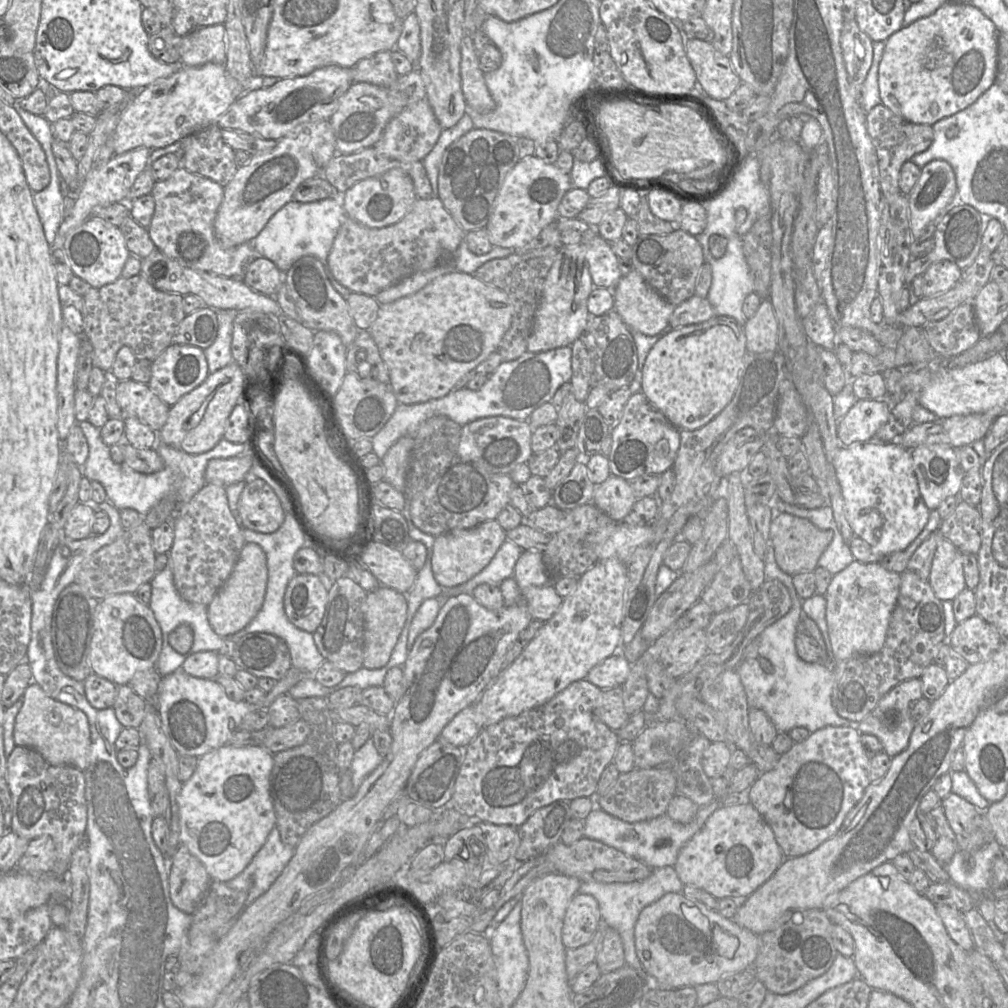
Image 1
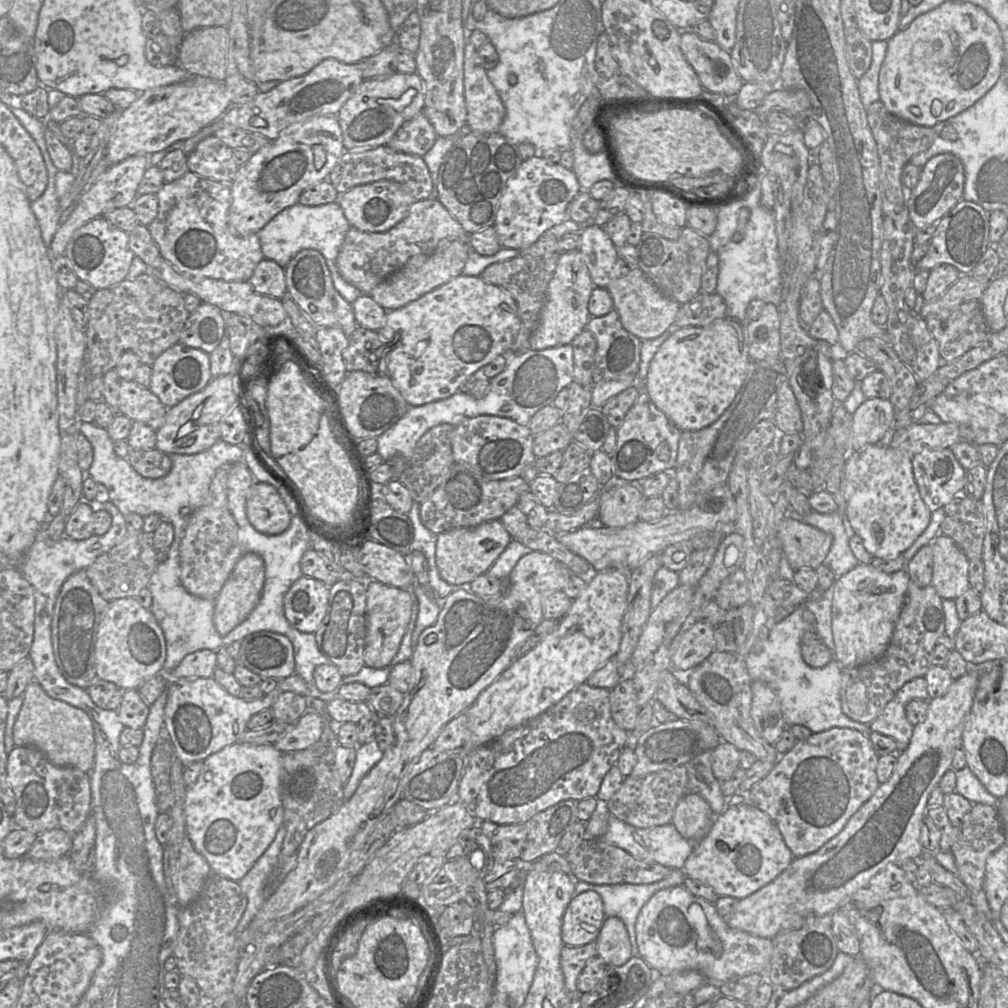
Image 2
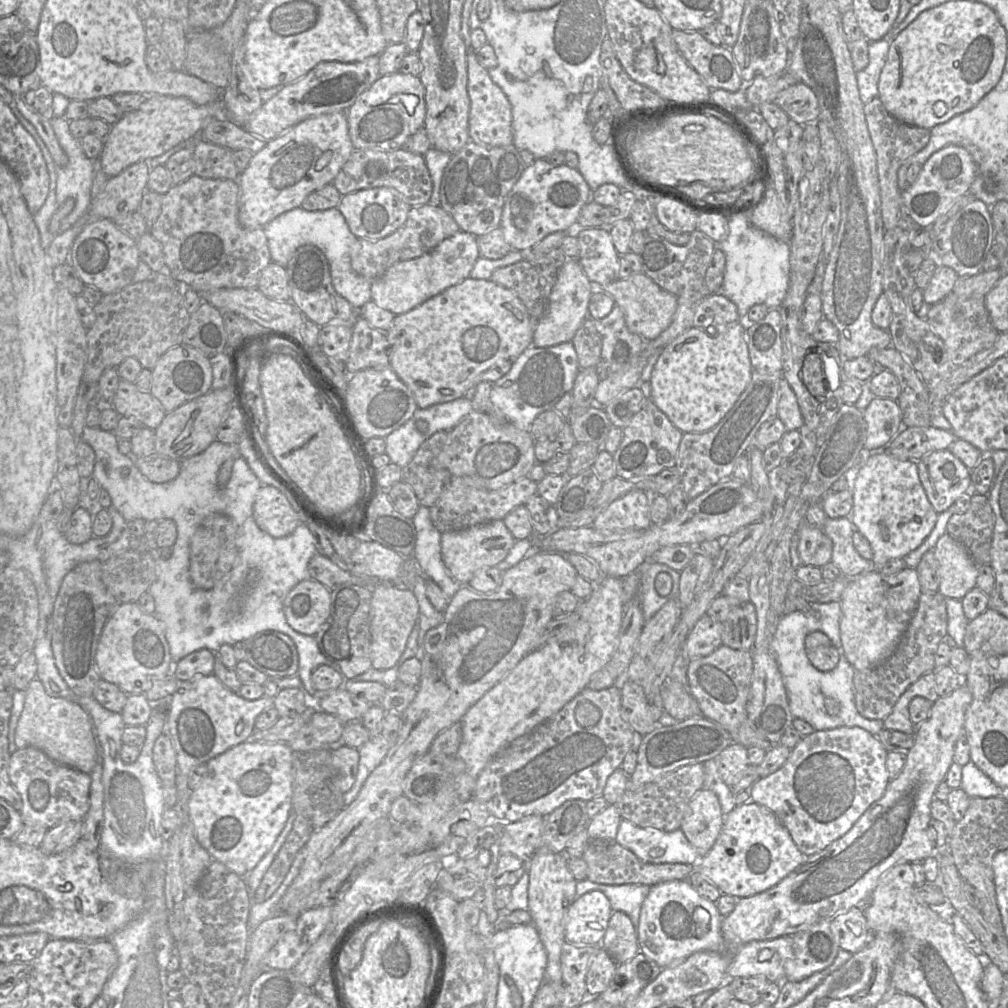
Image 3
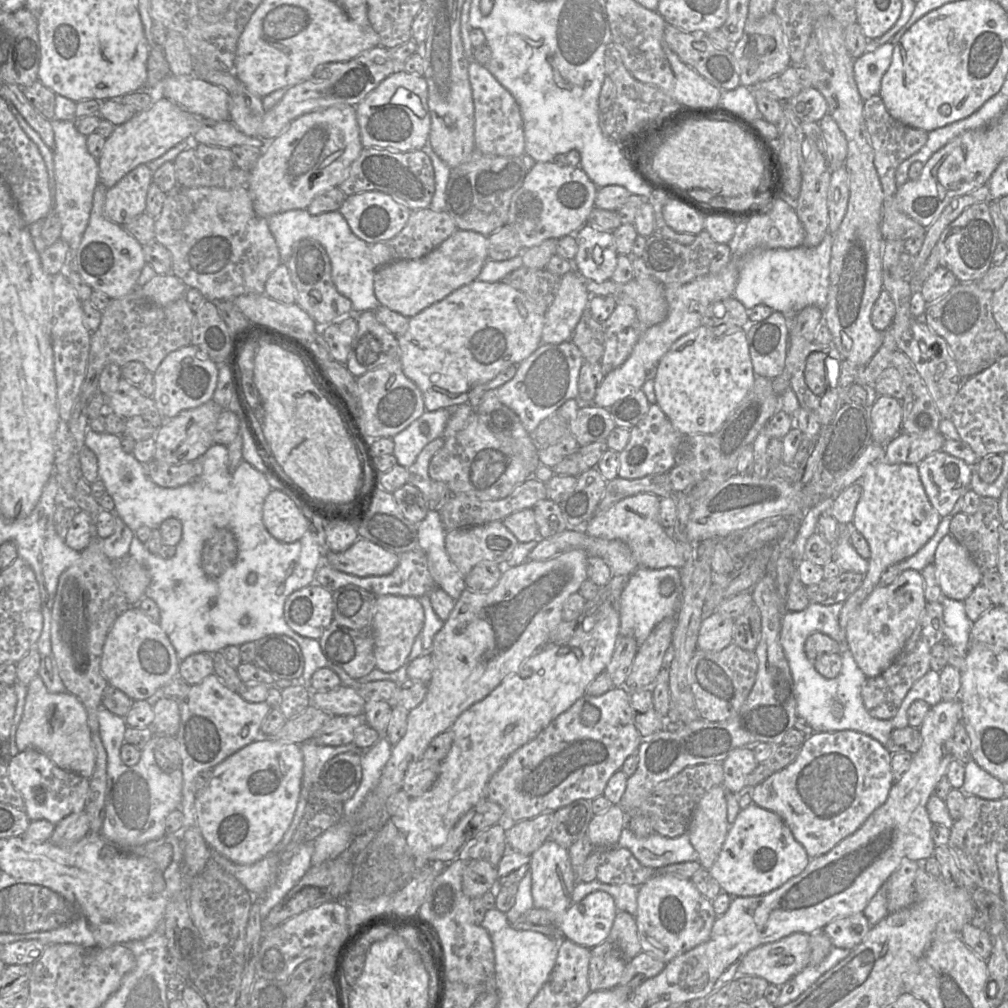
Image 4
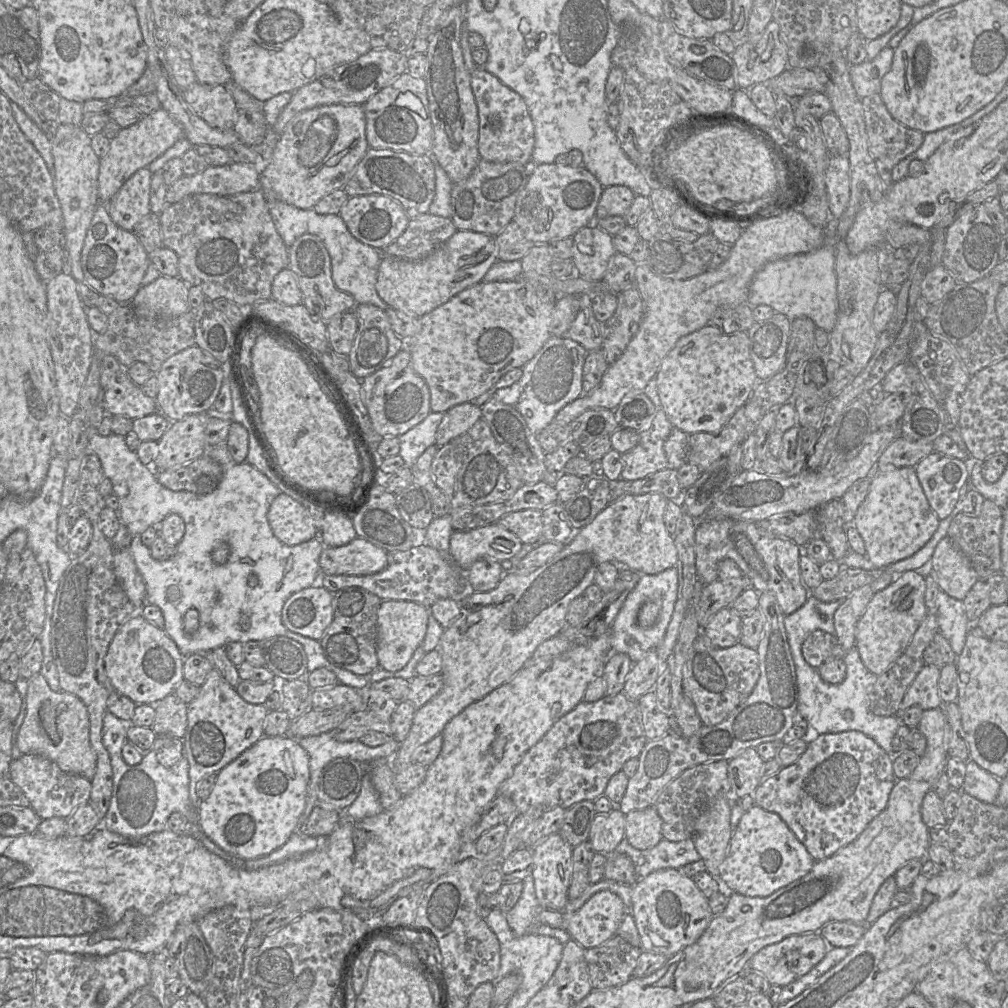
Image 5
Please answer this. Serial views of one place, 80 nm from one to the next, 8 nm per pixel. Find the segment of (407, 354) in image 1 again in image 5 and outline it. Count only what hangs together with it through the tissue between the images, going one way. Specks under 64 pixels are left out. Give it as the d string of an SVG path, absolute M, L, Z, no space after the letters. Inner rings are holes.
M481 281L459 292L446 303L423 315L420 331L406 339L414 371L426 382L430 391L432 412L471 402L487 392L503 375L514 368L523 368L551 338L550 325L555 303L543 302L523 282Z

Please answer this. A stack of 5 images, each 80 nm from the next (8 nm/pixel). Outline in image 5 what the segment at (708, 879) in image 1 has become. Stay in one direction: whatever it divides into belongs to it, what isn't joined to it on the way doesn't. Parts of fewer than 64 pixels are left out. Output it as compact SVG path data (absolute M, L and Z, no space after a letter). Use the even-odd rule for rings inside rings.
M754 805L744 812L732 833L719 880L724 888L749 897L767 897L805 876L815 860L780 816Z

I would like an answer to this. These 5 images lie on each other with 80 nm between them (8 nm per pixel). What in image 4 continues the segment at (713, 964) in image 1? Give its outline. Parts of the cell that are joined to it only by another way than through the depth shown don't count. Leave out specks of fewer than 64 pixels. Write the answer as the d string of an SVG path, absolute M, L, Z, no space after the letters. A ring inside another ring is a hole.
M657 874L639 887L635 920L642 951L652 954L665 963L706 942L710 938L716 918L712 901L704 897L690 879ZM792 933L750 950L737 969L737 976L758 976L781 987L800 973L810 958L810 934Z

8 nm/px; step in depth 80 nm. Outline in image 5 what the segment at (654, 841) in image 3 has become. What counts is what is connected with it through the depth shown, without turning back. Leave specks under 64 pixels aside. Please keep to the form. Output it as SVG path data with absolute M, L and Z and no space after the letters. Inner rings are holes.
M624 837L613 854L627 855L633 862L639 879L658 870L679 869L701 859L693 839L672 842L662 838L656 846L638 850Z

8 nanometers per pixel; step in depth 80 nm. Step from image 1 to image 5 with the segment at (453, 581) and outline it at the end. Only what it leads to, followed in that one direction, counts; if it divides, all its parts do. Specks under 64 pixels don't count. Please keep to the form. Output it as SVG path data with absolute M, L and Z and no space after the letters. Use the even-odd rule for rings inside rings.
M498 523L467 531L453 531L450 537L450 554L463 570L482 557L491 557L498 562L511 559L523 543L509 530Z

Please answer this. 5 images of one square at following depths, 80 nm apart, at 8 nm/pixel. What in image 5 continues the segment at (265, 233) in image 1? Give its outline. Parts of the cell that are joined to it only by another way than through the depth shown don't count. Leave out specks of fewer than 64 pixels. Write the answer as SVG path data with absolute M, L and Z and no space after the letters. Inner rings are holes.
M270 200L269 206L275 228L288 249L303 234L317 235L329 253L332 279L339 290L352 295L356 304L372 304L383 310L392 308L380 298L376 290L382 252L356 239L340 214L319 214L313 208L301 209L278 200Z

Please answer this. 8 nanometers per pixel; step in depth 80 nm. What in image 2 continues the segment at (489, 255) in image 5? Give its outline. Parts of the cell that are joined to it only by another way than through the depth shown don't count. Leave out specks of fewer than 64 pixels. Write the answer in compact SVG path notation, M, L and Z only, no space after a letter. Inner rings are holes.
M444 238L431 253L410 257L402 268L374 287L369 295L386 311L401 308L462 274L470 249L468 241Z

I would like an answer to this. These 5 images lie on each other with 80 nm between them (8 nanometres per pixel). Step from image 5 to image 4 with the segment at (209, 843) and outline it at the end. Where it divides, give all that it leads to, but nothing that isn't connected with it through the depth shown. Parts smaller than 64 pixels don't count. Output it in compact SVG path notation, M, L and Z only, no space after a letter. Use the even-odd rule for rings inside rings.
M313 842L303 844L289 862L282 863L279 854L271 851L264 858L250 865L234 863L217 851L213 849L210 851L211 858L244 885L251 895L251 903L257 899L263 899L260 907L260 915L263 920L310 869L314 845Z

